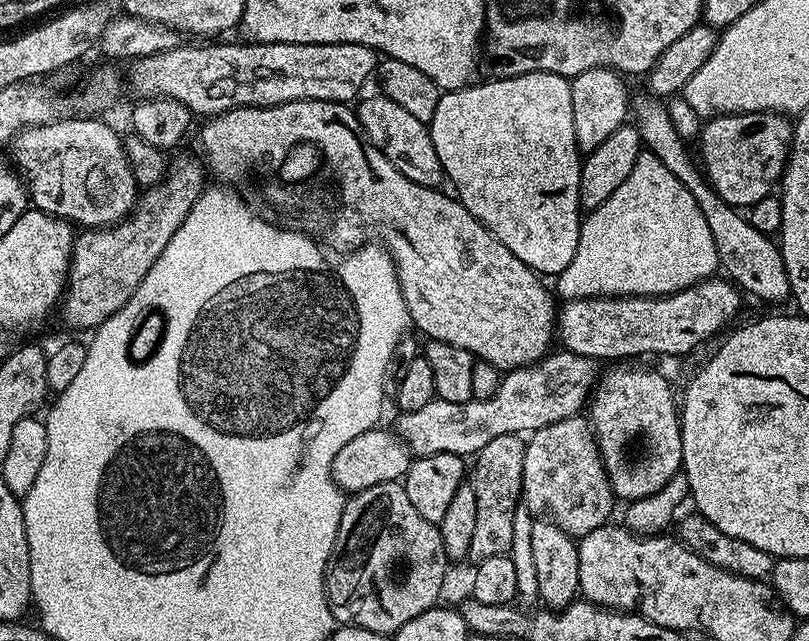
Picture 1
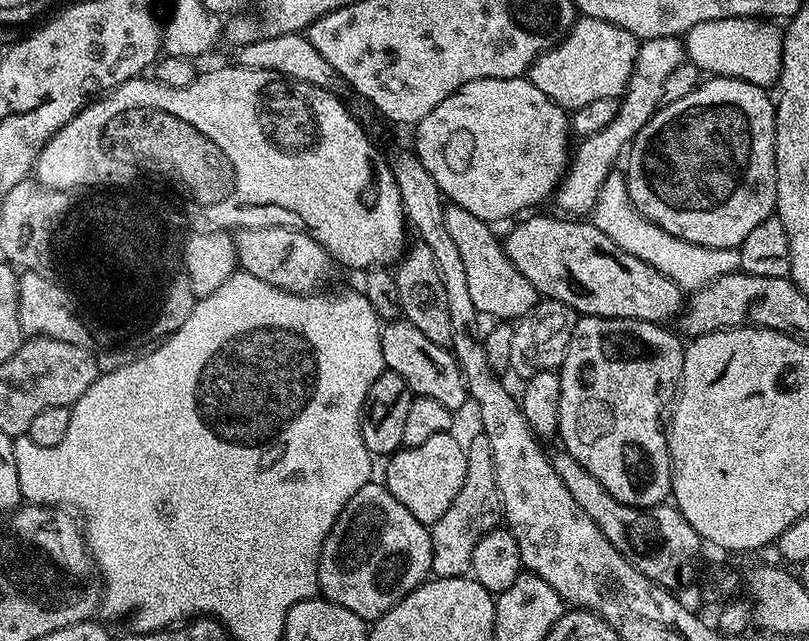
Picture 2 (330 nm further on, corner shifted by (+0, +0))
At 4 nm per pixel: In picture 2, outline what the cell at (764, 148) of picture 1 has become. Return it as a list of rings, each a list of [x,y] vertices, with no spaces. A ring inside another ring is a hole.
[[[718,76],[705,79],[693,92],[686,94],[686,98],[669,100],[658,107],[650,122],[642,126],[642,130],[632,141],[626,156],[626,179],[632,205],[647,220],[666,230],[666,234],[674,234],[686,242],[694,242],[707,248],[739,248],[746,234],[750,234],[750,230],[754,230],[758,222],[762,222],[776,211],[776,105],[773,97],[770,98],[768,95],[769,93],[757,84],[736,80],[732,76]]]

